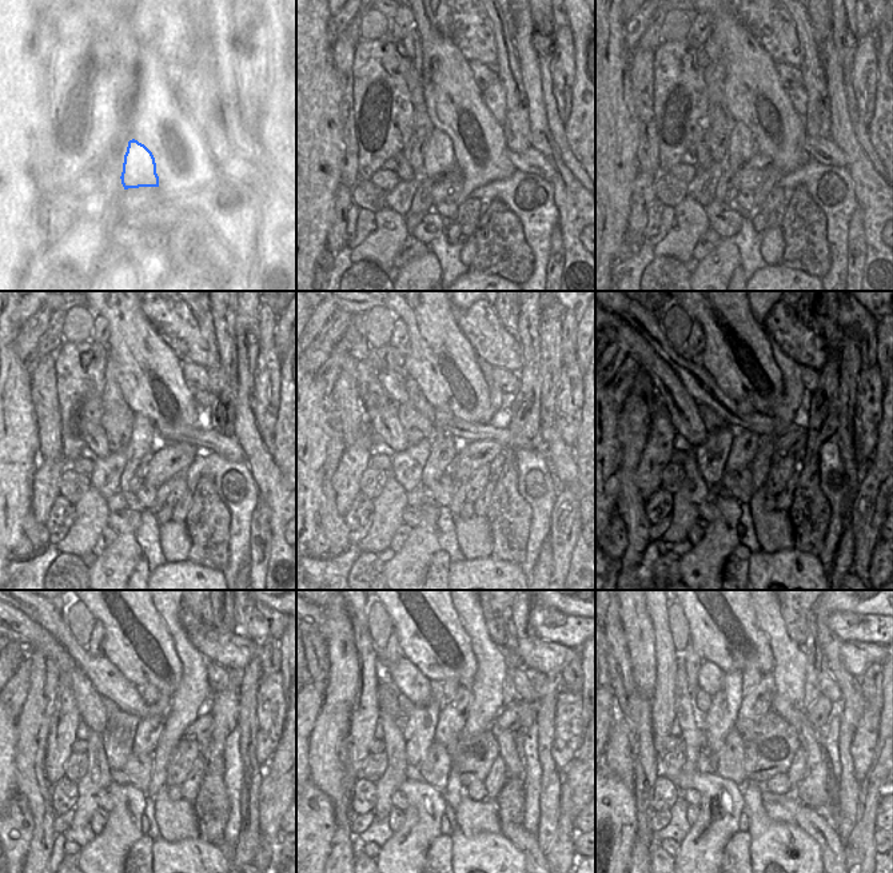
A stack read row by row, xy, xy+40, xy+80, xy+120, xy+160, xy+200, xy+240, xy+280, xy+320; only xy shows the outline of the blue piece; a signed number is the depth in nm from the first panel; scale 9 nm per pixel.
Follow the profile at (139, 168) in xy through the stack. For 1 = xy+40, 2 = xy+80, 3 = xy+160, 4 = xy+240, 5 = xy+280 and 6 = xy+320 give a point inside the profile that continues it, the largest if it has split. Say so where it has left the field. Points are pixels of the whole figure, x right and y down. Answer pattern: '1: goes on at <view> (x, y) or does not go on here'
1: goes on at xy+40 (438, 159)
2: goes on at xy+80 (741, 147)
3: goes on at xy+160 (441, 422)
4: goes on at xy+240 (150, 693)
5: goes on at xy+280 (450, 686)
6: goes on at xy+320 (750, 678)

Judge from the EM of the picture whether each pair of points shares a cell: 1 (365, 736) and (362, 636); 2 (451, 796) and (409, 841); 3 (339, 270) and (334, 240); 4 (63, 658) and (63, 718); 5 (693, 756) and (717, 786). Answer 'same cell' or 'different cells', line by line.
1: same cell
2: different cells
3: different cells
4: same cell
5: different cells

